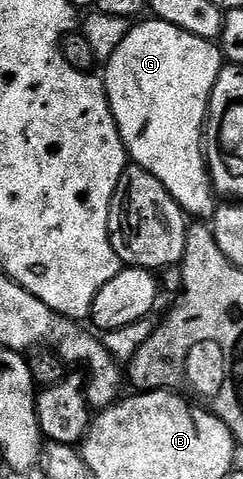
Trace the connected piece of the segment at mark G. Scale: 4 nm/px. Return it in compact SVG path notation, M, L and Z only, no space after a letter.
M148 17L129 30L122 45L118 45L106 60L105 67L108 68L102 71L104 88L129 160L135 166L154 173L170 197L174 197L176 204L184 210L185 216L200 221L211 220L218 199L212 190L208 163L204 160L204 124L208 118L208 102L222 70L221 48L213 40L194 37L194 33L178 29L178 25Z

